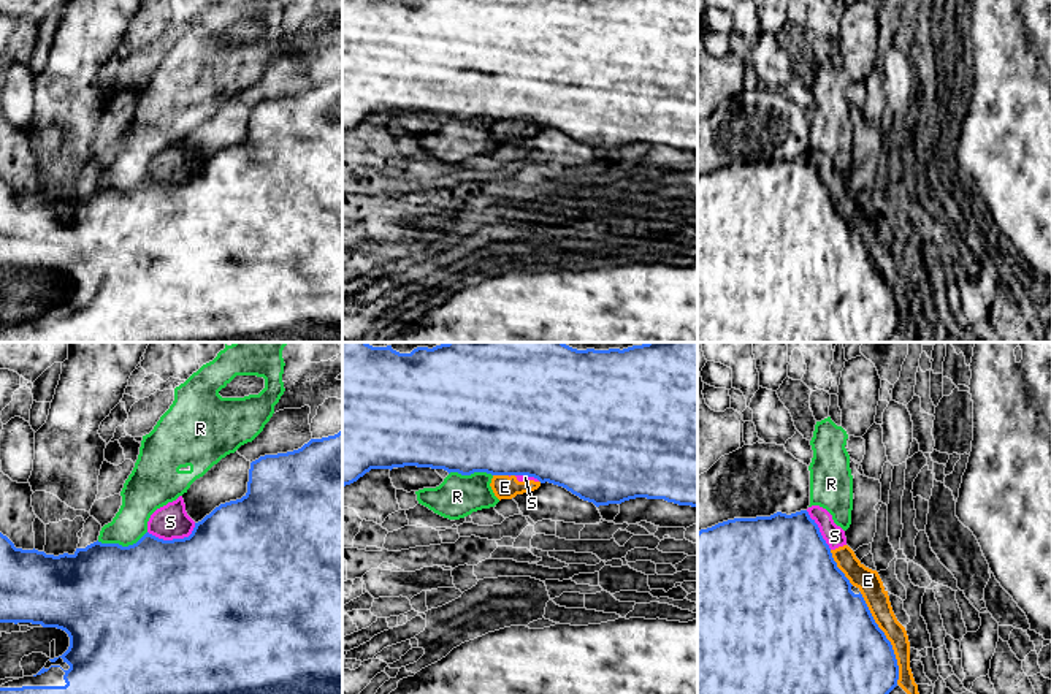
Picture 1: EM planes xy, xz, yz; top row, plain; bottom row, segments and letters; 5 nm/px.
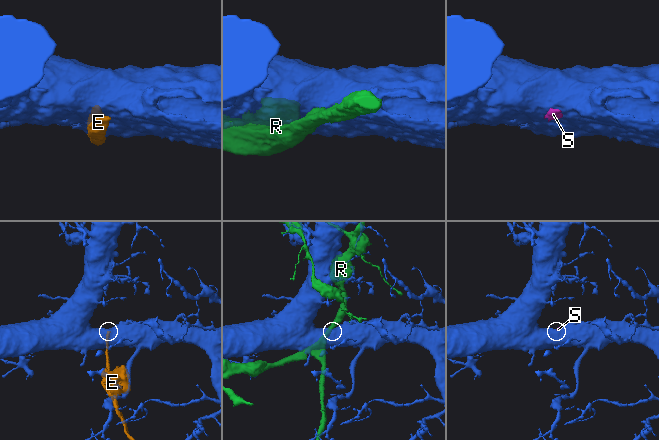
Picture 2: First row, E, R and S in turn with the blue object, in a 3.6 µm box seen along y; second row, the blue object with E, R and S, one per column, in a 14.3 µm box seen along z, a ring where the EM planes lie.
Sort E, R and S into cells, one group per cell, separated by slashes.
E S / R

